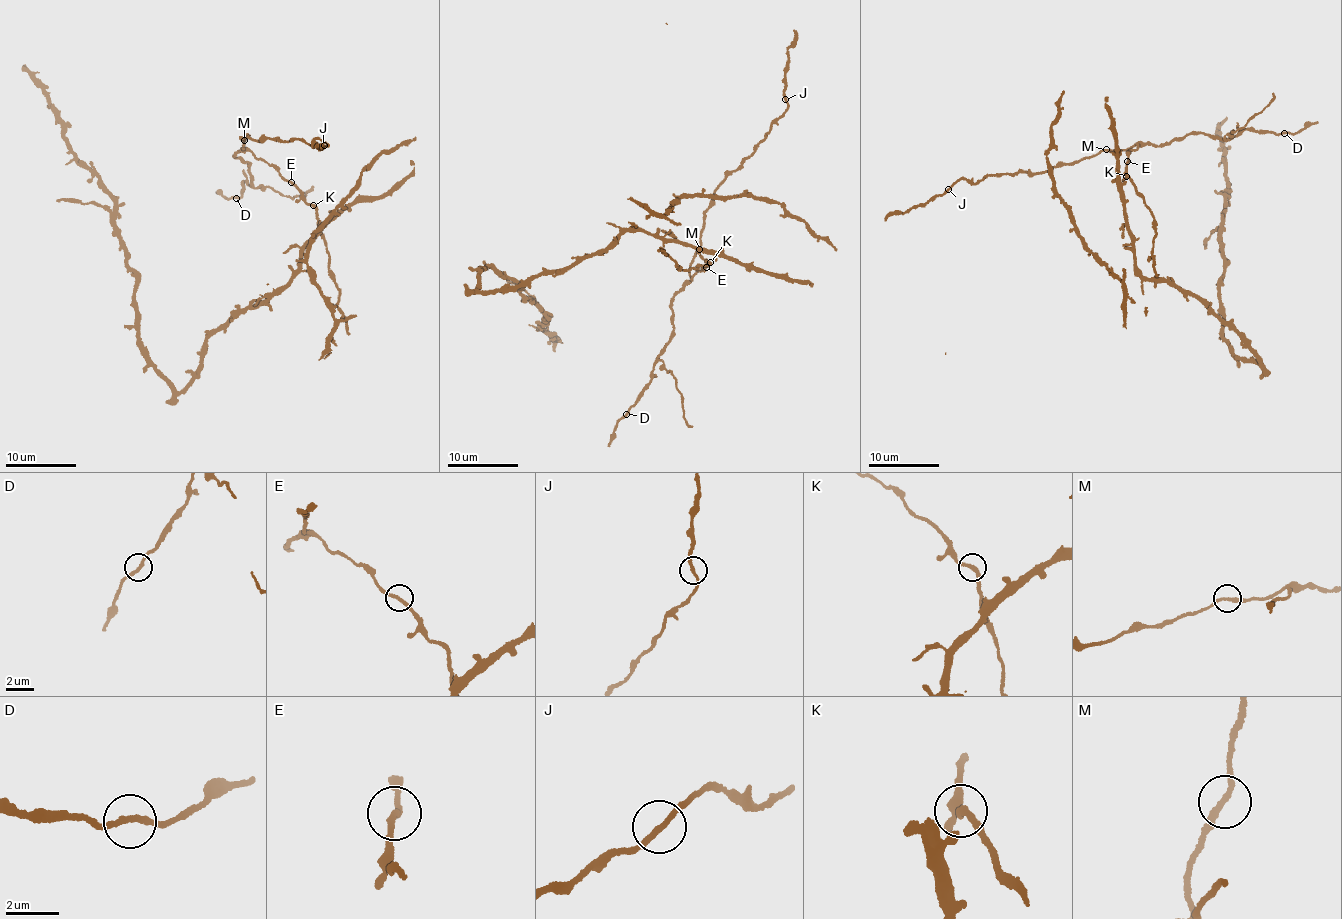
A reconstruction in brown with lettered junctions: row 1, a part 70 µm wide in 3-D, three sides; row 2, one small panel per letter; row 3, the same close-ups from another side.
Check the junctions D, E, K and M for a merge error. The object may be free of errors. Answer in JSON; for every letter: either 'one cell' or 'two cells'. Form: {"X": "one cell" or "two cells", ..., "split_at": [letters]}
{"D": "one cell", "E": "one cell", "K": "one cell", "M": "one cell", "split_at": []}

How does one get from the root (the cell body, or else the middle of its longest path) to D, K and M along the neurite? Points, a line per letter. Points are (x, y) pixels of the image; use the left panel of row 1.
D: (298, 260), (319, 230), (303, 192), (271, 165), (239, 151), (235, 157), (250, 165), (253, 177), (236, 198)
K: (298, 260), (302, 249), (318, 233), (313, 205)
M: (298, 260), (302, 249), (318, 233), (314, 208), (279, 171), (242, 147), (244, 141)

